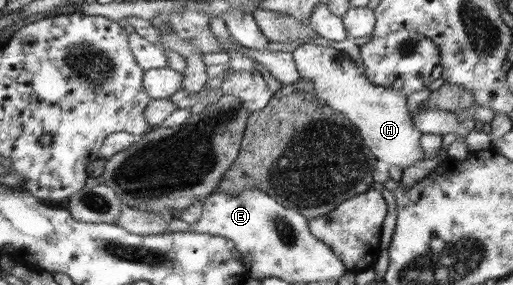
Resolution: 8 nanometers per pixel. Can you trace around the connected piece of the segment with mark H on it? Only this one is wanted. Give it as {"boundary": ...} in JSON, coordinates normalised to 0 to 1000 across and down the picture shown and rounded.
{"boundary":[[[600,147],[585,154],[567,189],[587,274],[610,291],[616,340],[651,389],[674,404],[710,481],[717,523],[741,565],[788,596],[811,565],[828,558],[828,523],[819,505],[825,467],[795,389],[795,354],[788,330],[723,288],[704,256],[692,214],[667,175]]]}

